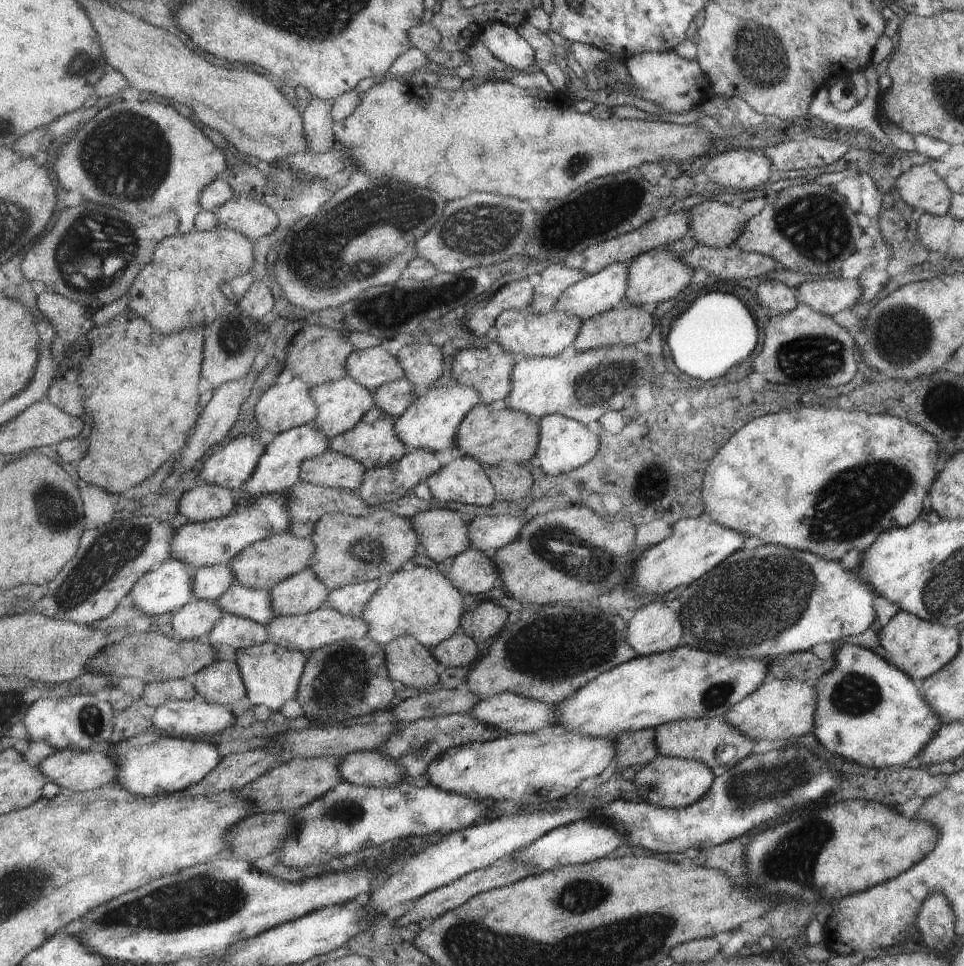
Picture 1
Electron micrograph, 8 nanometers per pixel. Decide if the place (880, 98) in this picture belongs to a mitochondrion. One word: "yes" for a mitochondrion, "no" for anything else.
no

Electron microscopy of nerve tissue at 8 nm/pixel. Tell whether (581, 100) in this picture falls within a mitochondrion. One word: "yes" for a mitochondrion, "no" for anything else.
no

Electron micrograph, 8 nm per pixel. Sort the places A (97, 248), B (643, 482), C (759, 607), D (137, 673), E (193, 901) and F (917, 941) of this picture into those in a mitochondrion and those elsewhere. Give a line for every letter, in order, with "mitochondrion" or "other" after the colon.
A: mitochondrion
B: mitochondrion
C: mitochondrion
D: other
E: mitochondrion
F: other

